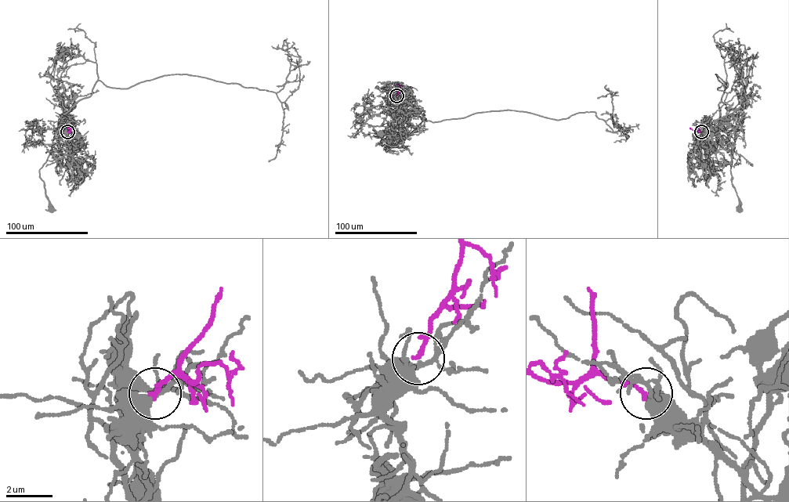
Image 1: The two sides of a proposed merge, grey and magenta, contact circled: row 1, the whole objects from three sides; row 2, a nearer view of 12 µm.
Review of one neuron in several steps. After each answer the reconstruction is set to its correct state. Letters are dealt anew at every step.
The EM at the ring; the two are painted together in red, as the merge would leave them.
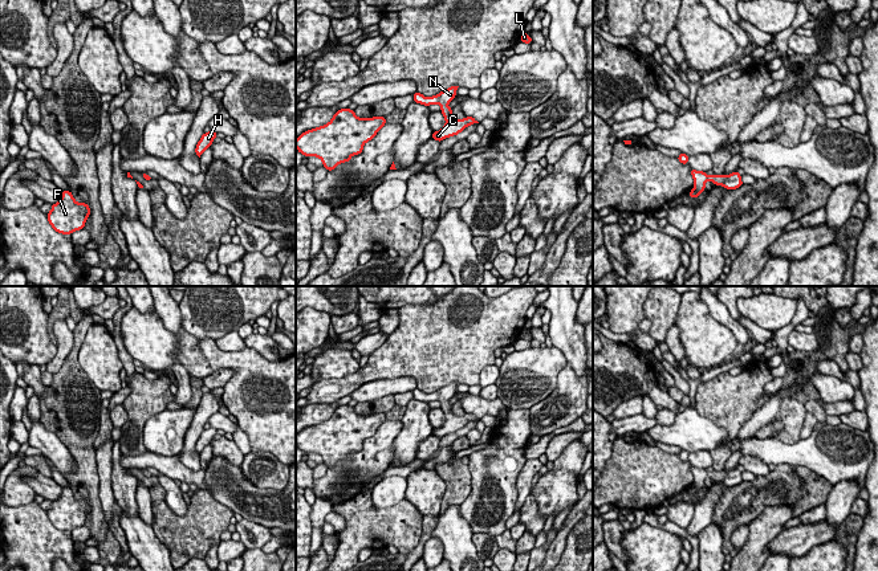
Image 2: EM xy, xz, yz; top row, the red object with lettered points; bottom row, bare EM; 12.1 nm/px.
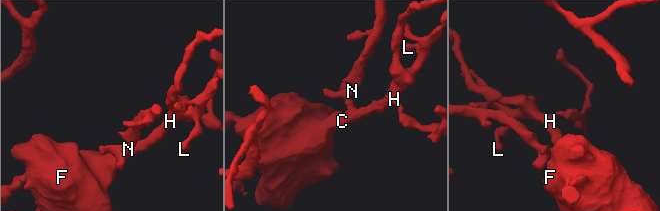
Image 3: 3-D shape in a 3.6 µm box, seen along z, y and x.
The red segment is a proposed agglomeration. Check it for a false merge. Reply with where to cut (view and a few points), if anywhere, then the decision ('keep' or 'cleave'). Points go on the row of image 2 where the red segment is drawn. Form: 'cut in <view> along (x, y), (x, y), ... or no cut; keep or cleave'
no cut; keep

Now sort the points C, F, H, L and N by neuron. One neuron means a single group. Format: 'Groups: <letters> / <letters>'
Groups: C F H L N

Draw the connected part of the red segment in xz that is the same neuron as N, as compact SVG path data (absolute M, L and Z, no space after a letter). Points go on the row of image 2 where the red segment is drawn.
M451 86L446 90L442 90L439 94L432 95L430 98L424 97L423 94L415 91L412 94L414 102L430 106L430 105L440 105L442 114L444 115L446 125L442 130L432 132L432 139L442 142L446 138L458 135L462 132L467 126L479 123L472 117L466 117L464 119L455 119L452 117L452 109L447 105L456 97L456 90L459 86Z

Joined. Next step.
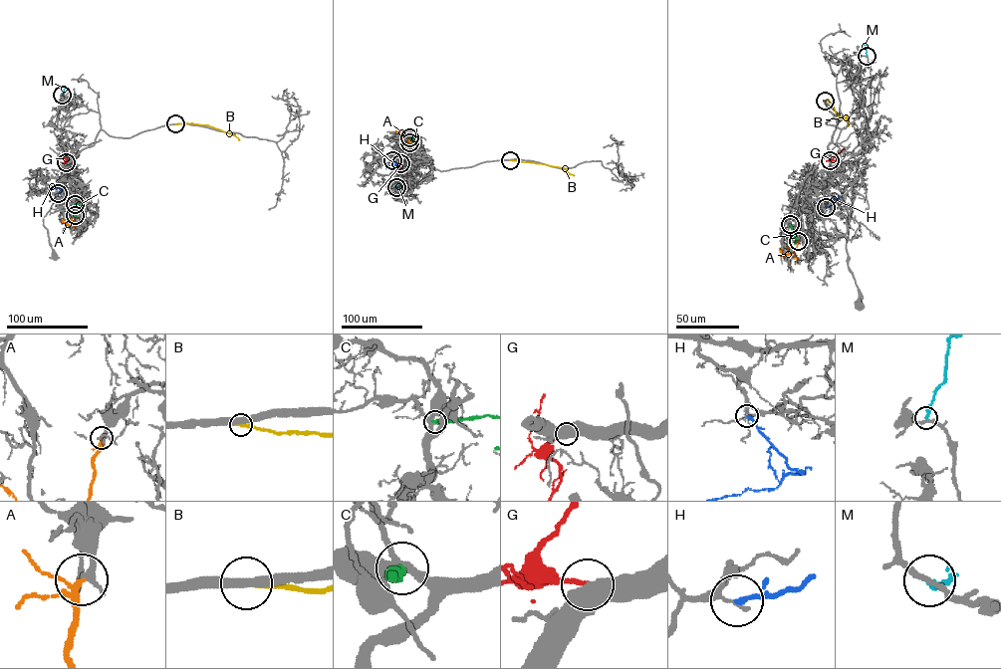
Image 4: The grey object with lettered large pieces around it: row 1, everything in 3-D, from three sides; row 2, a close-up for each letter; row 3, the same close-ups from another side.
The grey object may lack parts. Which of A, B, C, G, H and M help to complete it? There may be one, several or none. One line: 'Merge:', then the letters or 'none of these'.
Merge: A

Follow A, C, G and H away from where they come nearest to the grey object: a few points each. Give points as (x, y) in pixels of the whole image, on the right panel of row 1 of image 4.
A: (798, 241), (794, 251), (785, 257), (779, 248)
C: (790, 224), (793, 235), (797, 239), (794, 243)
G: (830, 160), (845, 149)
H: (826, 207), (838, 195)

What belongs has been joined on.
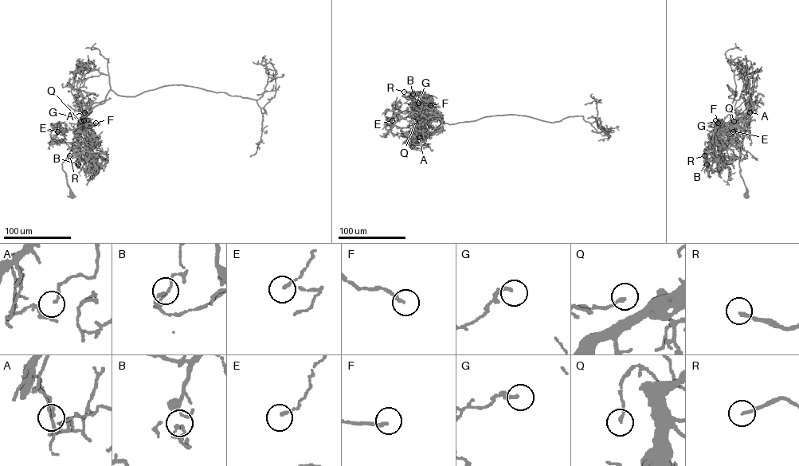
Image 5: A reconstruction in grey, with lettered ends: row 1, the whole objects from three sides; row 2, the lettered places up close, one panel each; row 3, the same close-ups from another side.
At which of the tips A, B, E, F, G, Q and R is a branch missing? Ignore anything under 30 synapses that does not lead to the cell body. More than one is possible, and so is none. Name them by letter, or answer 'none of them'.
F

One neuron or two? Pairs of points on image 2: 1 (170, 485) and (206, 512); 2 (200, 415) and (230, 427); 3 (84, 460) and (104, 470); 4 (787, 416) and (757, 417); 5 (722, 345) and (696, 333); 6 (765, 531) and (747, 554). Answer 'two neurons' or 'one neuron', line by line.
1: two neurons
2: two neurons
3: two neurons
4: two neurons
5: one neuron
6: one neuron

